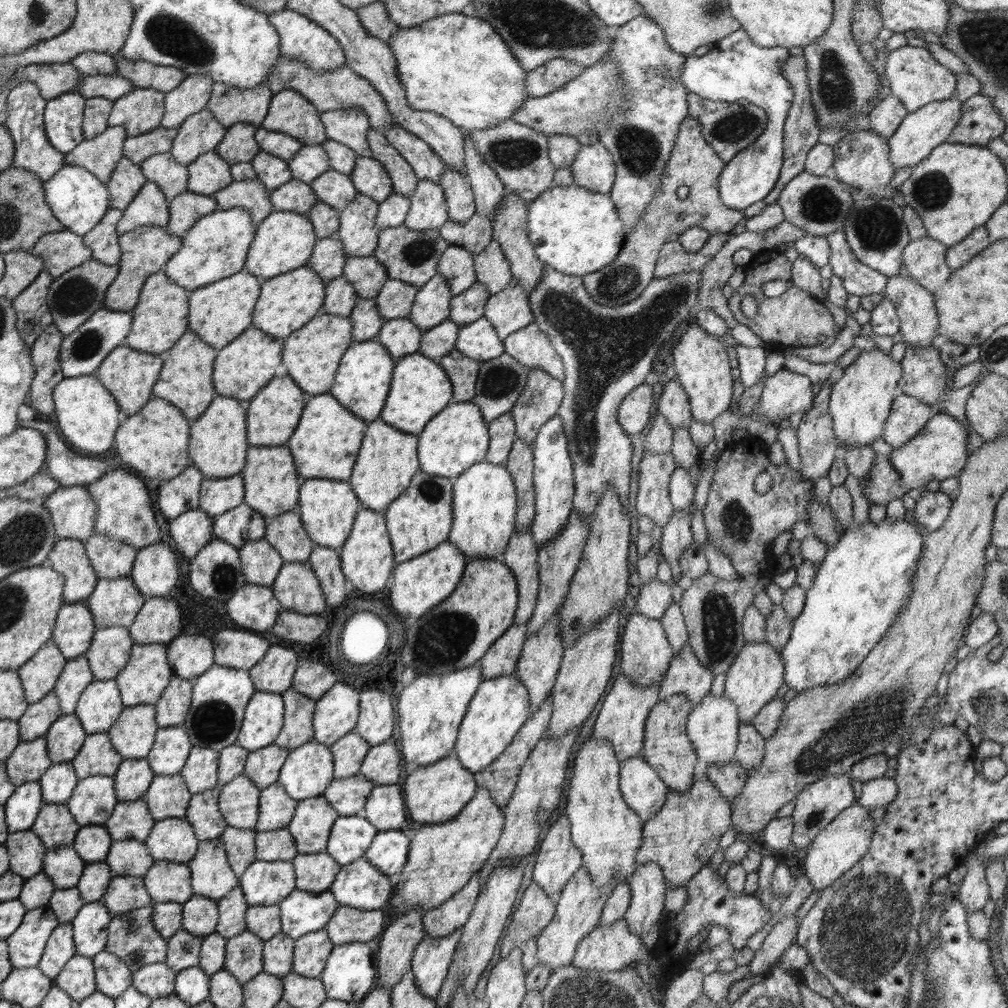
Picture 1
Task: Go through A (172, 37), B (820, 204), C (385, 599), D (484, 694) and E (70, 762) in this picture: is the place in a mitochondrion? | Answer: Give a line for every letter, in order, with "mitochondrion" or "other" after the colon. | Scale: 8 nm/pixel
A: mitochondrion
B: mitochondrion
C: other
D: other
E: other

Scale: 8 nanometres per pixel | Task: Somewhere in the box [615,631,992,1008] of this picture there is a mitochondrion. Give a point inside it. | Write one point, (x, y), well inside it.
(866, 928)

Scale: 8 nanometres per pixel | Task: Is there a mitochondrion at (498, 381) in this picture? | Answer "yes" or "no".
yes

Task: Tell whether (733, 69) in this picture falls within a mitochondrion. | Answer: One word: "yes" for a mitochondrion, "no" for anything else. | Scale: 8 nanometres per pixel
no

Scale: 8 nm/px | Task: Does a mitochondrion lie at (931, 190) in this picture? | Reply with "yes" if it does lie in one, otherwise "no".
yes

